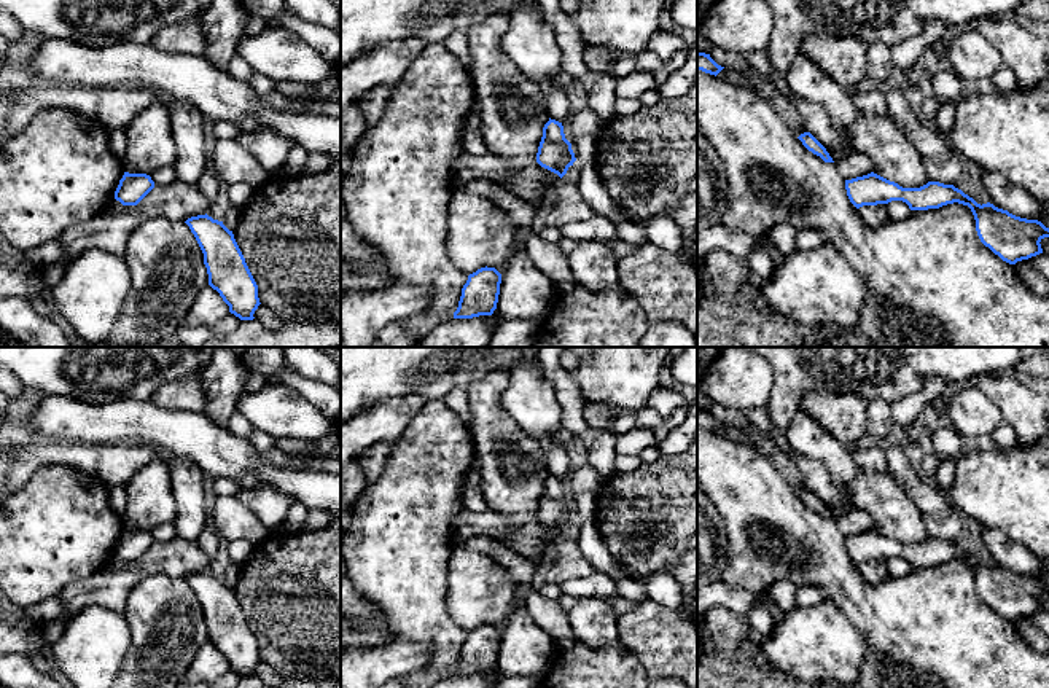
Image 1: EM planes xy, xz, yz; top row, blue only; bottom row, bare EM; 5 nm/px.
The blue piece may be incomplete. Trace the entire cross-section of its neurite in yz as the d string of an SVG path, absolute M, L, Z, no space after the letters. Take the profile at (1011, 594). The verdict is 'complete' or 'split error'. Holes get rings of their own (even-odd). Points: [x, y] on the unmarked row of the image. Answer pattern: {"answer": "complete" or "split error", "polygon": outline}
{"answer": "complete", "polygon": "M871 529L845 537L845 546L856 565L891 557L903 557L911 567L939 565L953 559L968 562L981 599L1009 621L1043 610L1039 599L1049 594L1049 584L1041 578L1016 573L990 559L981 562L953 541L928 538L920 545L903 545Z"}

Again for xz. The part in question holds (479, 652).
{"answer": "complete", "polygon": "M481 624L468 632L462 645L454 675L492 672L497 666L501 631L495 624Z"}

